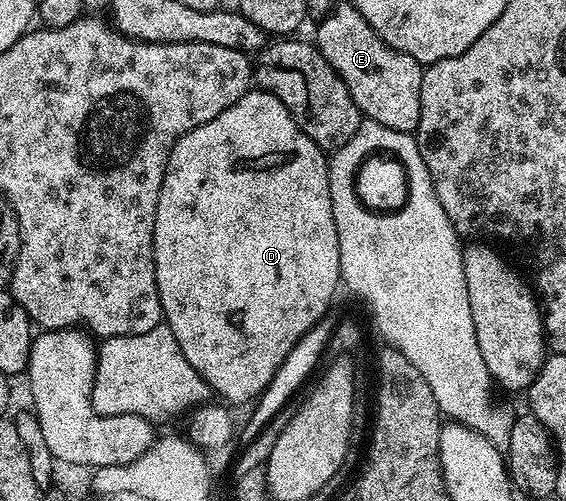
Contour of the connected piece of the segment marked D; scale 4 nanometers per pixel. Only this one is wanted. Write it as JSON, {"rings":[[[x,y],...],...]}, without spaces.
{"rings":[[[256,87],[242,95],[234,107],[226,107],[218,119],[210,119],[210,123],[202,123],[202,127],[194,127],[182,139],[174,143],[168,156],[166,175],[162,179],[162,191],[158,195],[158,211],[154,215],[154,263],[158,279],[158,295],[163,320],[174,331],[174,339],[178,339],[178,347],[182,347],[182,355],[186,355],[186,363],[202,375],[213,394],[216,393],[225,402],[255,402],[264,389],[274,379],[275,372],[281,367],[295,344],[329,310],[333,308],[332,296],[336,288],[341,288],[340,252],[338,251],[338,231],[334,227],[334,211],[330,203],[330,183],[328,182],[328,157],[325,150],[319,149],[314,141],[304,134],[298,123],[290,115],[290,111],[273,93],[266,93]]]}

